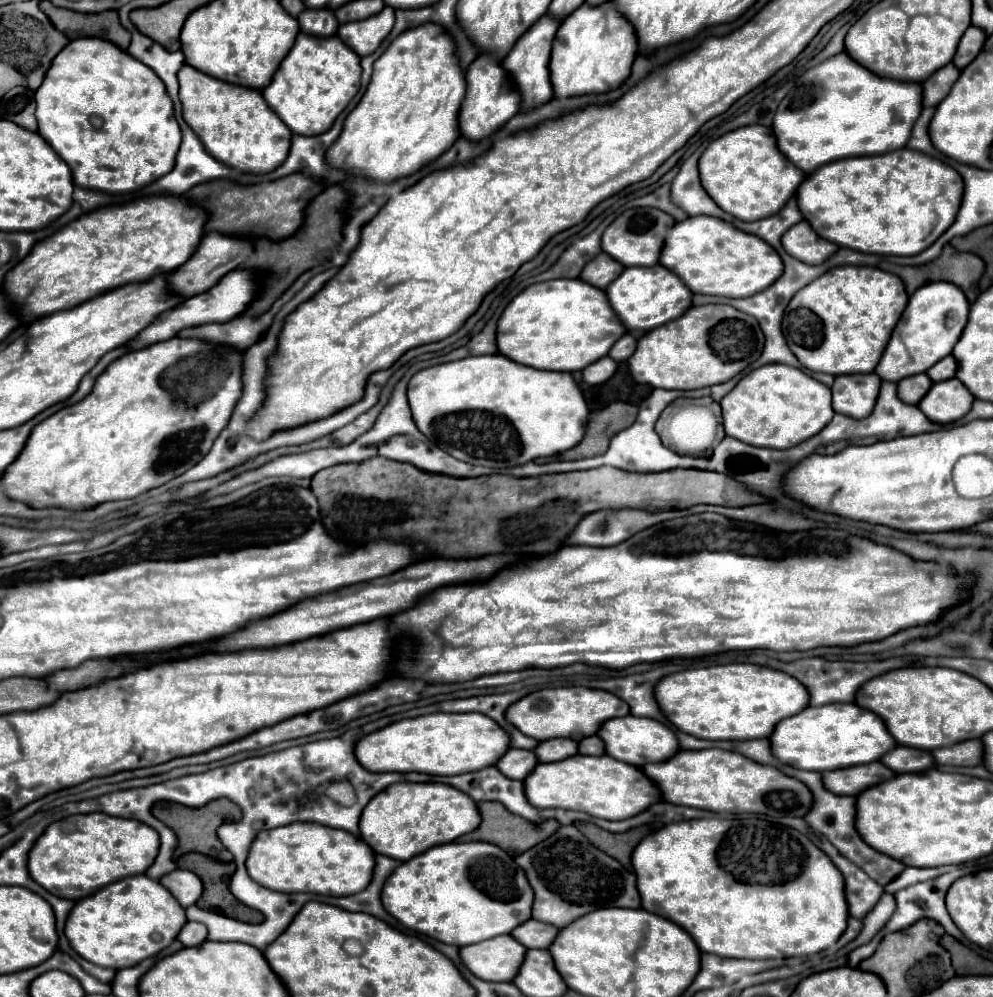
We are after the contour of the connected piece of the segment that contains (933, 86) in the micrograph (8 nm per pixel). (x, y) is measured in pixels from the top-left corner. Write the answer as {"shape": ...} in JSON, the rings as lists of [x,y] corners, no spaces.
{"shape":[[[949,63],[943,69],[939,69],[937,73],[933,73],[927,81],[923,81],[921,83],[923,107],[937,107],[939,101],[943,101],[943,97],[947,97],[953,83],[957,81],[957,77],[959,77],[959,69],[955,69],[955,65]]]}

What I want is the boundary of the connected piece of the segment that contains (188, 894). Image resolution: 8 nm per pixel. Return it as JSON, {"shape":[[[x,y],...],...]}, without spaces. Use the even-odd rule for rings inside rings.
{"shape":[[[175,869],[163,875],[159,883],[179,901],[183,909],[193,905],[201,897],[201,891],[203,891],[201,879],[193,871],[187,871],[187,869]]]}

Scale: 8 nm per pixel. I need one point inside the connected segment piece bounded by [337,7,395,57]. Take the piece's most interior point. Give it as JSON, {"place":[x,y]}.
{"place":[364,36]}

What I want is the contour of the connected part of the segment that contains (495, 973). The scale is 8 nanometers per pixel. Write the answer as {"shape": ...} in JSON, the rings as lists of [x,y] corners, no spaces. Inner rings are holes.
{"shape":[[[511,935],[487,939],[483,943],[465,945],[459,949],[461,961],[475,977],[483,981],[511,981],[523,963],[527,949]]]}

